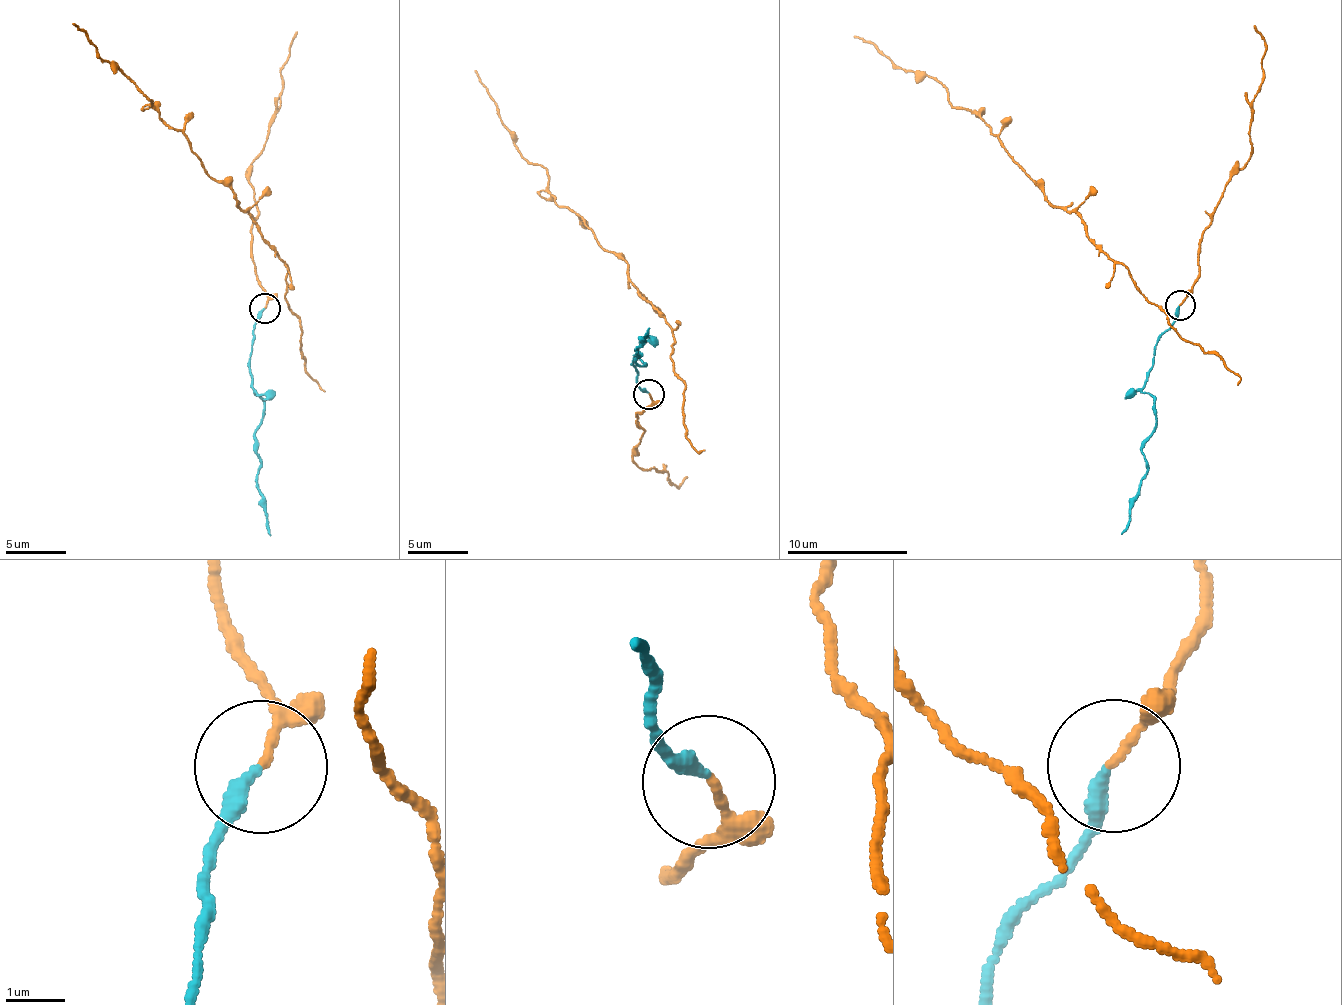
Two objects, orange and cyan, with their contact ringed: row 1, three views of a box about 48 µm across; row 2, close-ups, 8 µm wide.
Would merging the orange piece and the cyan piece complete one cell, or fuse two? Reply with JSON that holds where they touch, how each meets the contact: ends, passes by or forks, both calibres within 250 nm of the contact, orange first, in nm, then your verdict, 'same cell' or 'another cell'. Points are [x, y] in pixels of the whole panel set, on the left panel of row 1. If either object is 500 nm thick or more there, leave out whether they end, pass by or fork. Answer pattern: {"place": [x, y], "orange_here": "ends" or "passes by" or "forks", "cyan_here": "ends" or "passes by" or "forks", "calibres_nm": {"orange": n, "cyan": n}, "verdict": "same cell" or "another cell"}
{"place": [264, 308], "orange_here": "ends", "cyan_here": "ends", "calibres_nm": {"orange": 140, "cyan": 260}, "verdict": "same cell"}

